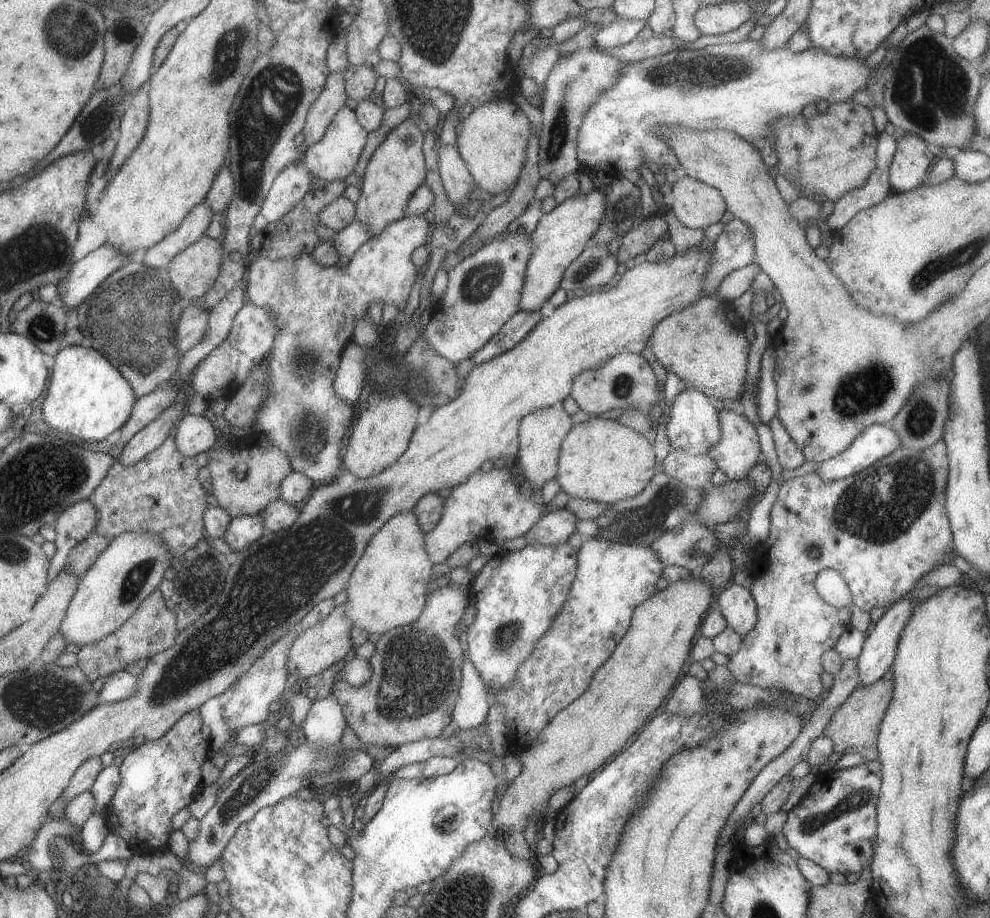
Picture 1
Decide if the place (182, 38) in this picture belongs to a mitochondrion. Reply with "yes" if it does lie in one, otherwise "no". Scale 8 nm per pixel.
no

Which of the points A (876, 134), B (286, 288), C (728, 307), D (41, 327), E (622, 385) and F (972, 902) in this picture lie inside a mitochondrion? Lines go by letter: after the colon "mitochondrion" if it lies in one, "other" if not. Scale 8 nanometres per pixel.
A: other
B: mitochondrion
C: other
D: mitochondrion
E: mitochondrion
F: other

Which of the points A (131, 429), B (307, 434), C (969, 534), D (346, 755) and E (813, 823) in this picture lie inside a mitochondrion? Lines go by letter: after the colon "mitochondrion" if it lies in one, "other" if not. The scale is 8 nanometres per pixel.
A: other
B: mitochondrion
C: other
D: mitochondrion
E: mitochondrion

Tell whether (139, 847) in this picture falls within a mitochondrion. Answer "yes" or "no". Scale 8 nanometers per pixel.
no

